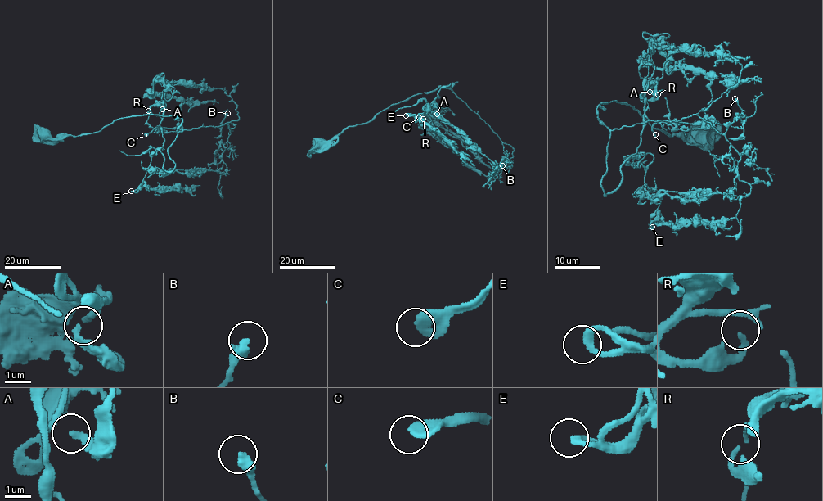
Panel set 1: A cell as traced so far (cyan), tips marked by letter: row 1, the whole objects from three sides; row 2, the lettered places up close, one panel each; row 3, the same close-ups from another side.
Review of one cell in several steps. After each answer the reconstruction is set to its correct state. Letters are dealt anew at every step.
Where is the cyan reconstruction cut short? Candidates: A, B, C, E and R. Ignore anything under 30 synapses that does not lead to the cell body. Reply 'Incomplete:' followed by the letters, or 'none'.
Incomplete: A

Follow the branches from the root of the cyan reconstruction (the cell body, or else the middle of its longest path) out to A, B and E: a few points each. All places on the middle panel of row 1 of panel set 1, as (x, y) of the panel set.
A: (320, 146), (393, 105), (457, 82), (440, 89), (434, 110), (441, 118), (437, 114)
B: (320, 146), (393, 105), (457, 82), (452, 91), (502, 142), (504, 163), (495, 171), (502, 165)
E: (320, 146), (393, 105), (457, 82), (440, 89), (420, 120), (406, 115)

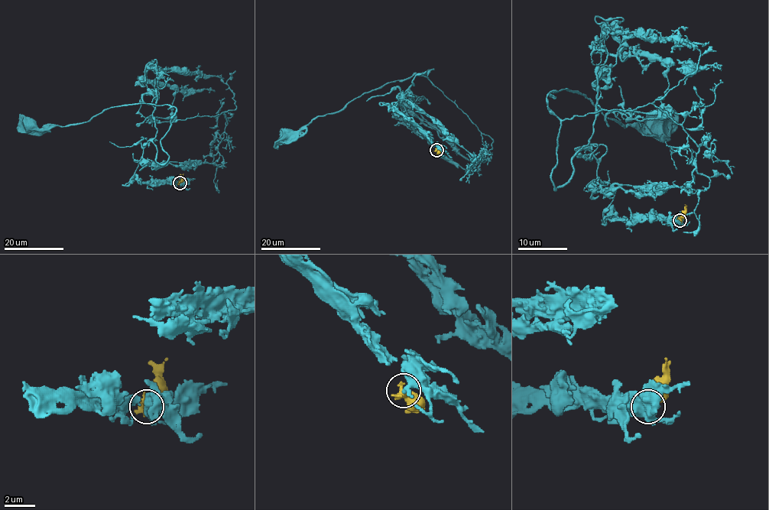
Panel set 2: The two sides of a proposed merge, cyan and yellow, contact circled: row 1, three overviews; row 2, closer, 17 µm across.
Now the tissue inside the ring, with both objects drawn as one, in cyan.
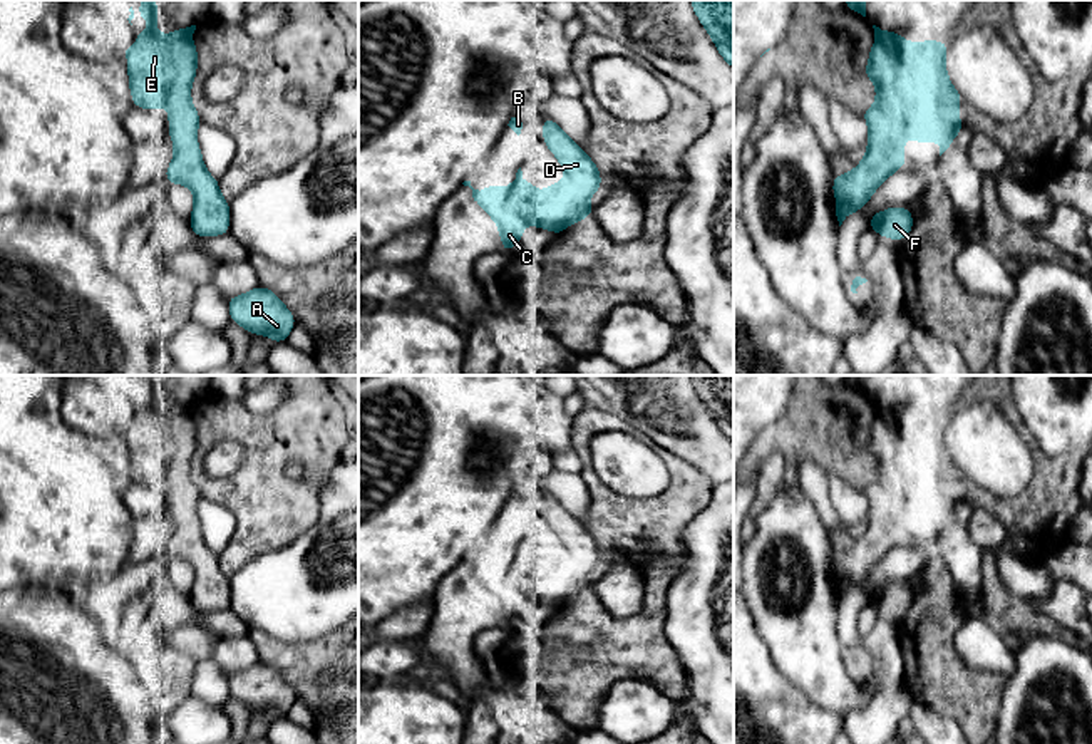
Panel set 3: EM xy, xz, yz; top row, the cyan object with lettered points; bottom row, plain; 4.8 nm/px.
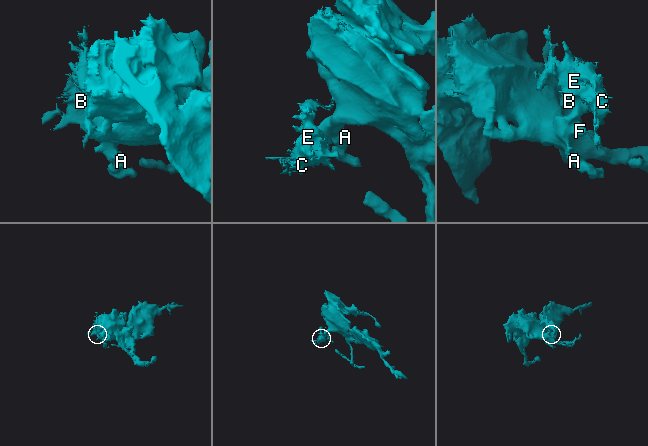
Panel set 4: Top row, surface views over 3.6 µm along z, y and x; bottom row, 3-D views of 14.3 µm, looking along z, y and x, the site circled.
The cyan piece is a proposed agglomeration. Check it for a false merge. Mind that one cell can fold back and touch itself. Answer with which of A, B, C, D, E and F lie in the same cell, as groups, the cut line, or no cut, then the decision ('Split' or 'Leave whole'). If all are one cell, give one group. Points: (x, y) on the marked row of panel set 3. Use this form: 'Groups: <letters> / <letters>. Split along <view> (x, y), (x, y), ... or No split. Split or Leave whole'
Groups: A B C D E F. No split. Leave whole

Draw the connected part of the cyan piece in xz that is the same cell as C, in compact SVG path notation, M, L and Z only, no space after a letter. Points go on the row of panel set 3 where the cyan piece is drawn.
M544 116L543 119L541 136L548 149L564 169L566 179L563 183L551 183L544 193L538 193L536 184L523 181L521 168L507 189L502 189L497 184L489 184L486 191L479 191L471 186L471 181L462 183L472 189L474 201L497 225L502 240L502 248L499 251L502 253L511 251L514 245L521 241L523 228L526 225L534 225L541 230L551 230L554 235L561 235L571 223L593 216L595 211L595 206L588 203L590 196L601 188L601 174L595 161L590 159L583 147L576 144L549 116Z

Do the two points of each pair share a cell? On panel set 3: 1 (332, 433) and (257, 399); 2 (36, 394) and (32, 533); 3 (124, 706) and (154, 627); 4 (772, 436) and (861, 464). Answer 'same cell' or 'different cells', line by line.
1: different cells
2: same cell
3: different cells
4: same cell

